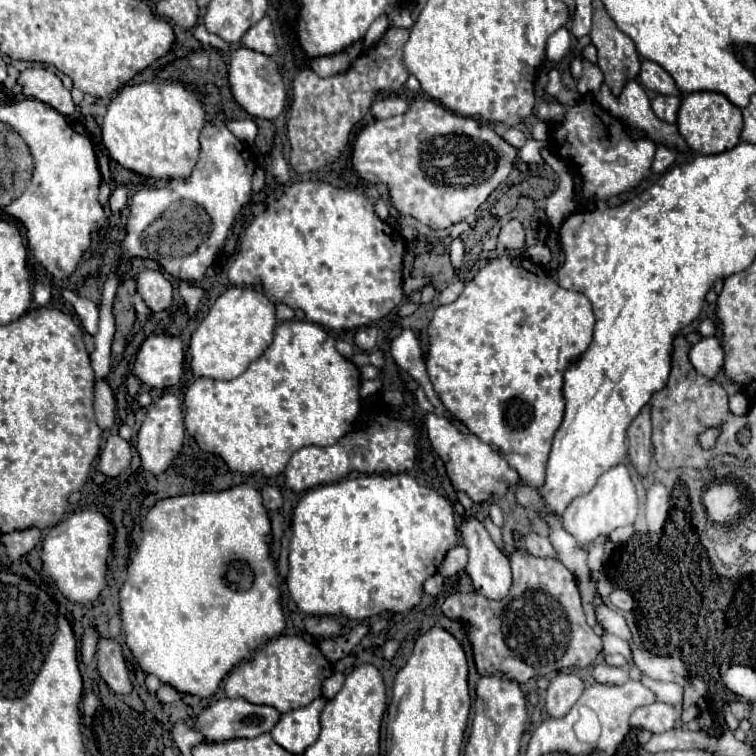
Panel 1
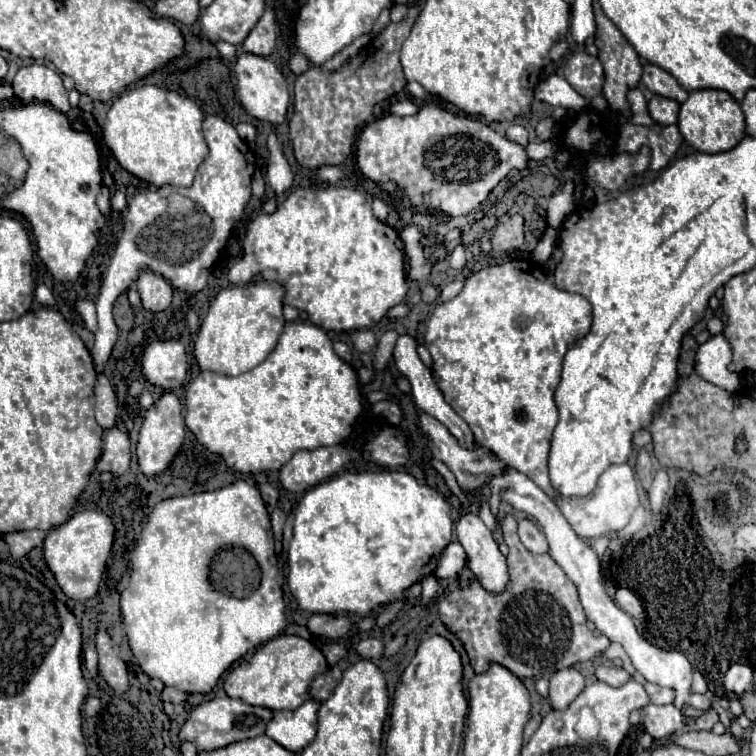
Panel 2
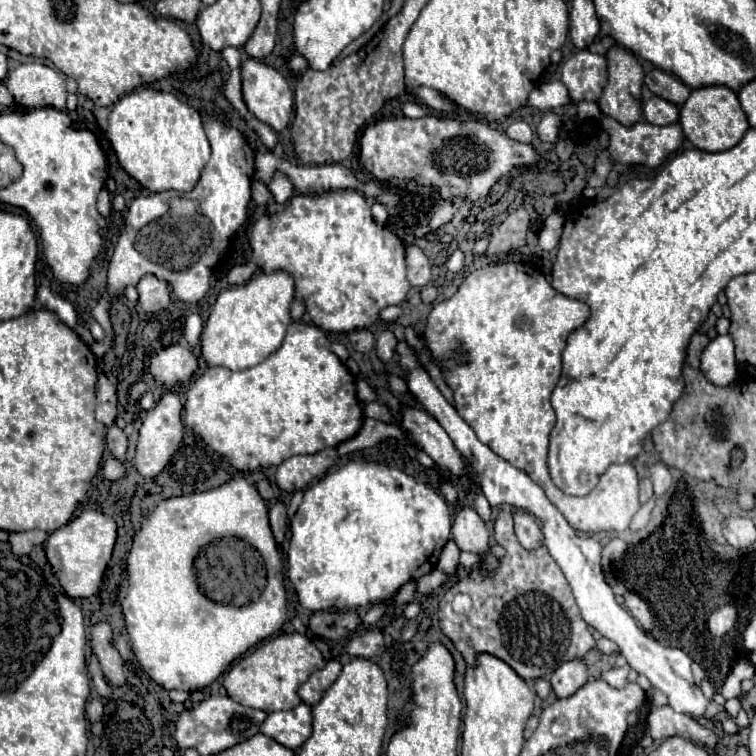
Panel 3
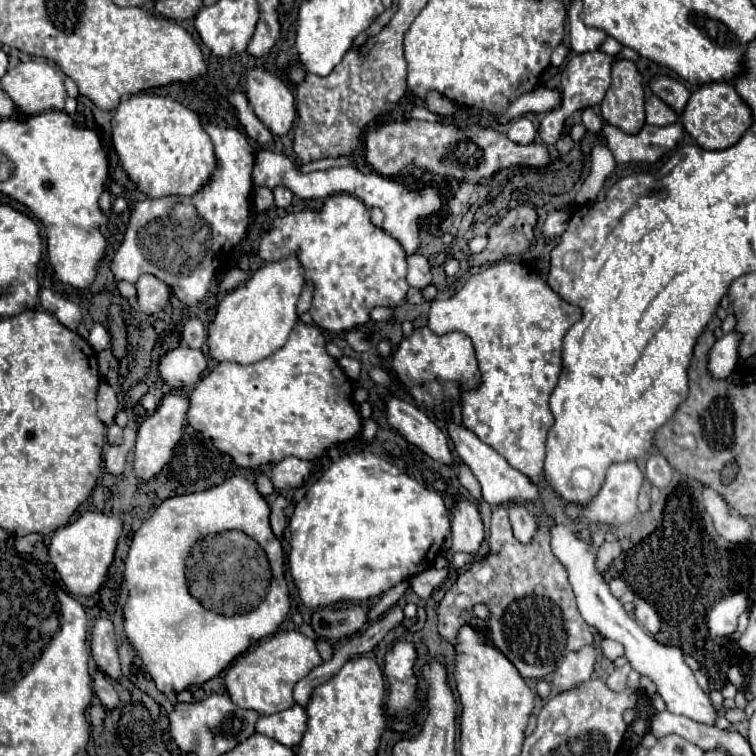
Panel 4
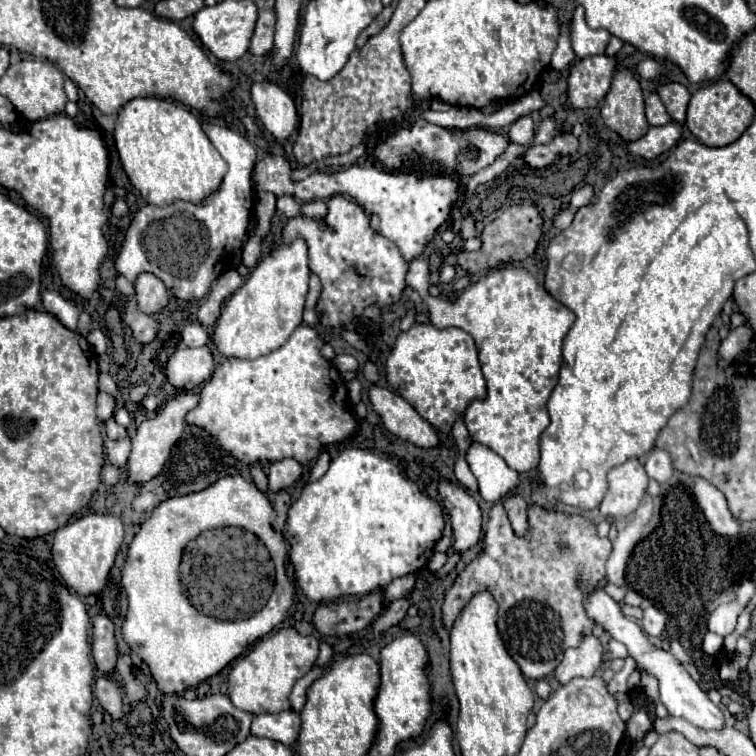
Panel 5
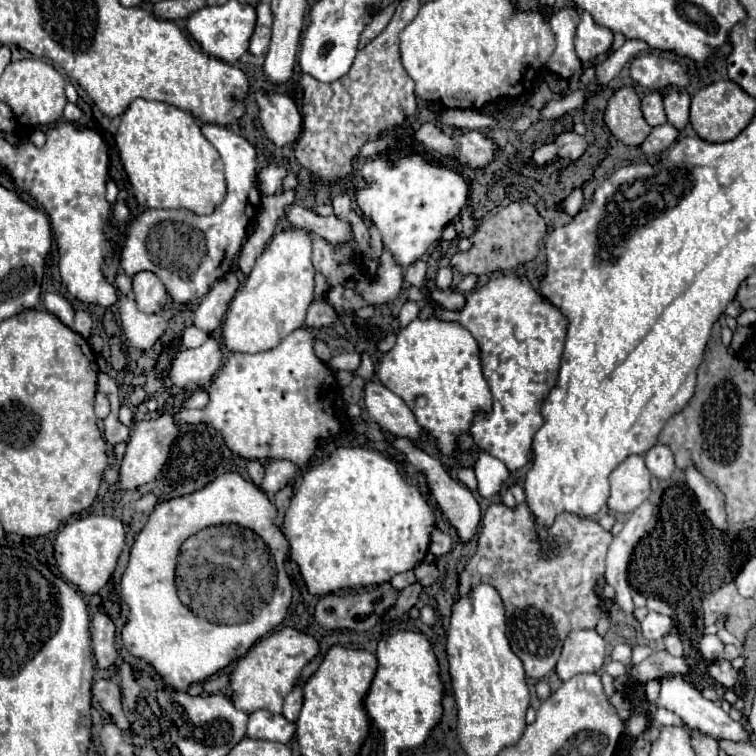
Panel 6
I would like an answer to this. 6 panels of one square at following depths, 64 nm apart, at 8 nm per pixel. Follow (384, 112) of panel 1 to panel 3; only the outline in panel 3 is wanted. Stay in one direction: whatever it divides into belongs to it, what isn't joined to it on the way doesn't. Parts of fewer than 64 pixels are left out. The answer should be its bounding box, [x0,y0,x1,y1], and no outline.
[402,102,426,118]

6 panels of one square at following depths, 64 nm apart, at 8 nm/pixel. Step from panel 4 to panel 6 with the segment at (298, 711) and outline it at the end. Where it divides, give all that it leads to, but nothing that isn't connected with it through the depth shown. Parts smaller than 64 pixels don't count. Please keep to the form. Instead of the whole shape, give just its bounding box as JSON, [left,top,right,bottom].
[248,710,296,744]

